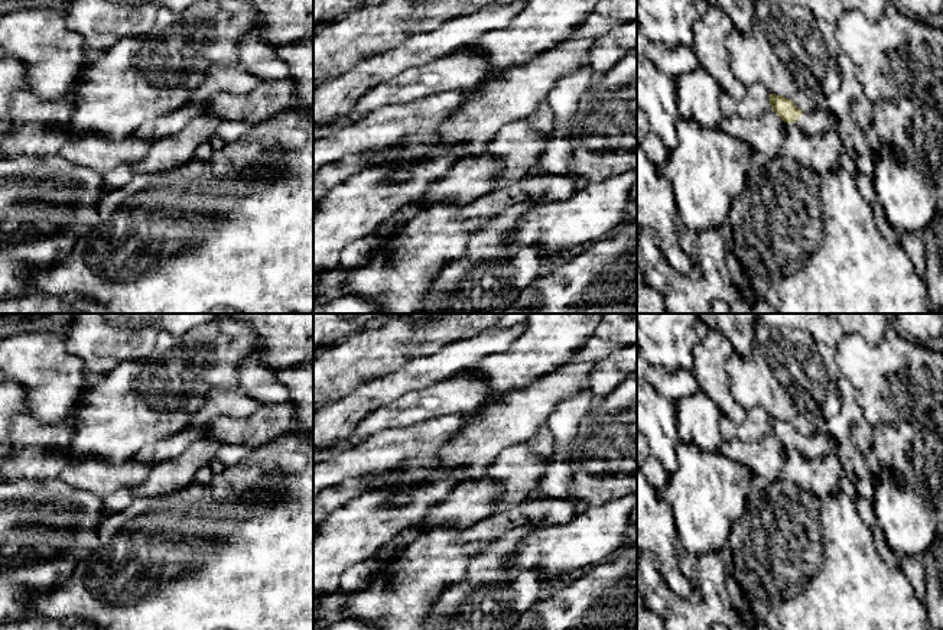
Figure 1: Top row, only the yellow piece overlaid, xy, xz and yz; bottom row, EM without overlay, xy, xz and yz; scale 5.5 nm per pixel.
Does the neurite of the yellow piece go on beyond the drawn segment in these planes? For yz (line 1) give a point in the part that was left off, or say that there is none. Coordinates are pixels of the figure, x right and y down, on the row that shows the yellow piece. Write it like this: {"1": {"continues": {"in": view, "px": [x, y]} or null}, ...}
{"1": {"continues": {"in": "yz", "px": [816, 122]}}}

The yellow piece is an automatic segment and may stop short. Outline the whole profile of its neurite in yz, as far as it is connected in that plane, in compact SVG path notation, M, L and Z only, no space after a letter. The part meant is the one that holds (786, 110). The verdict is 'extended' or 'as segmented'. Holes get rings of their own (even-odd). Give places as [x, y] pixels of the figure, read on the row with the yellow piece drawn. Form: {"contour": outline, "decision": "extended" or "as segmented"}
{"contour": "M770 94L770 104L771 110L775 111L784 123L794 123L807 134L835 130L835 117L826 110L814 108L813 111L803 113L791 100L775 94Z", "decision": "extended"}

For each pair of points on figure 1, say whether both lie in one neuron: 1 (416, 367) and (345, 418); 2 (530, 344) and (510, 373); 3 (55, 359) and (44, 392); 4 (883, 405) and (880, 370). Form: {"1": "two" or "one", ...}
{"1": "one", "2": "one", "3": "one", "4": "one"}

